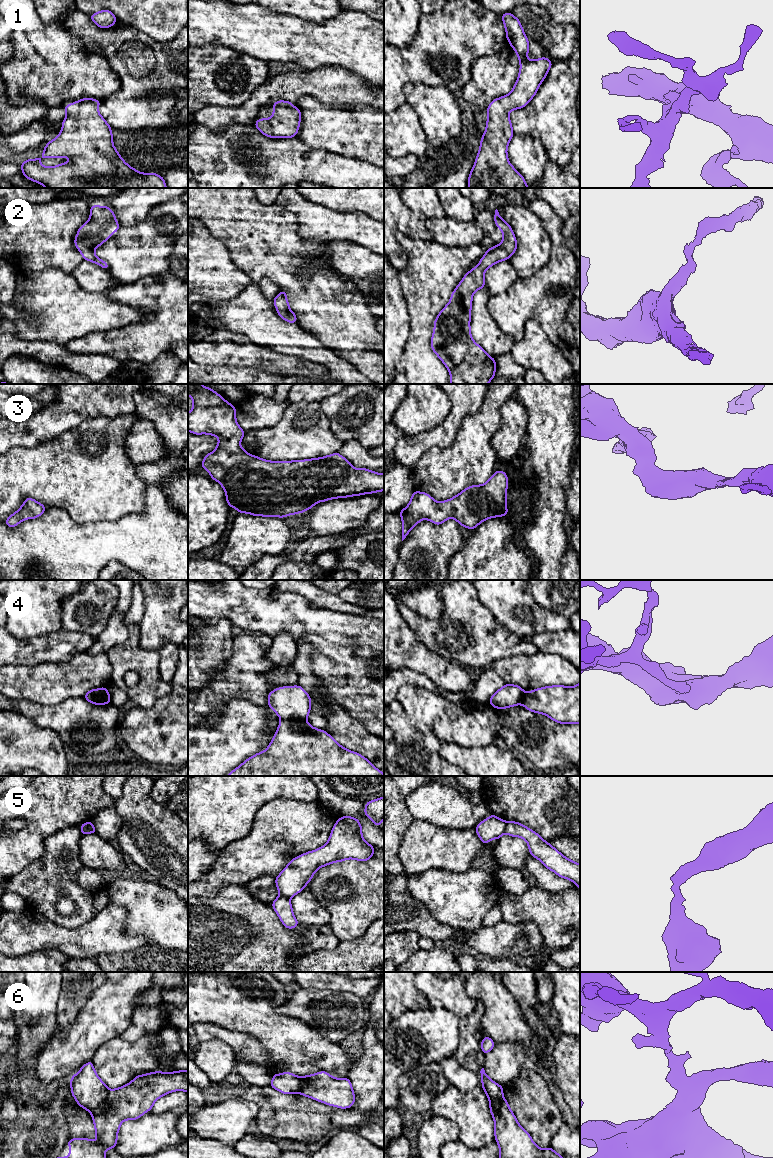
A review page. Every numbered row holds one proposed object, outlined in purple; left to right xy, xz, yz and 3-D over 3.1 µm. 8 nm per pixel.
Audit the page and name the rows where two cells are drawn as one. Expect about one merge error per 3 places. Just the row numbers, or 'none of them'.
4, 5, 6

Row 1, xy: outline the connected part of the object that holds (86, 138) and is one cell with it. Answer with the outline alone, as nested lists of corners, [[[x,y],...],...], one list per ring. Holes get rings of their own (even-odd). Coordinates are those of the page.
[[[83,98],[63,106],[66,117],[61,132],[46,144],[41,157],[20,164],[23,175],[46,188],[167,188],[164,177],[157,173],[141,173],[121,158],[113,145],[111,127],[99,113],[100,103],[101,100]],[[44,157],[69,157],[70,161],[46,167],[39,163]]]

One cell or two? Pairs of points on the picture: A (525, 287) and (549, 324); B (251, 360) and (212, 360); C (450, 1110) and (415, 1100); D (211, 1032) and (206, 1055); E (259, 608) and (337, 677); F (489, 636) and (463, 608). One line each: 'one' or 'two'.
A: one
B: one
C: two
D: two
E: one
F: one

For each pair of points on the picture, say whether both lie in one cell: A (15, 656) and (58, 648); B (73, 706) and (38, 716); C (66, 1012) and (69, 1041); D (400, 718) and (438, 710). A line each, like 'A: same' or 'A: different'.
A: same
B: same
C: different
D: different

